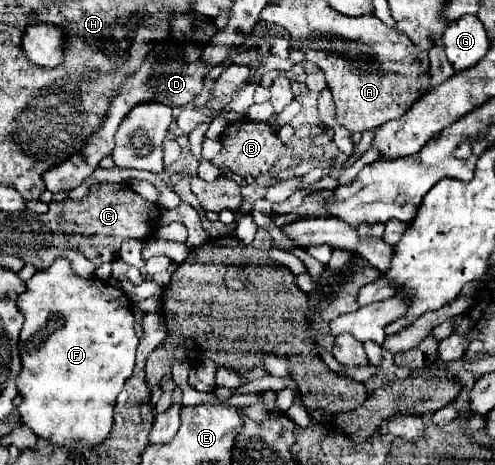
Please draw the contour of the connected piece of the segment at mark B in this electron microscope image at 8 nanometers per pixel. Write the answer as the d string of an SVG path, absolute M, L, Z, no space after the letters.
M247 117L227 125L219 141L221 141L223 149L221 149L221 153L211 163L215 167L221 167L221 169L229 167L233 173L241 175L243 179L245 177L259 177L259 175L269 173L273 163L281 155L285 155L285 145L279 141L277 133L273 133L265 123L257 123L257 121L251 121Z

